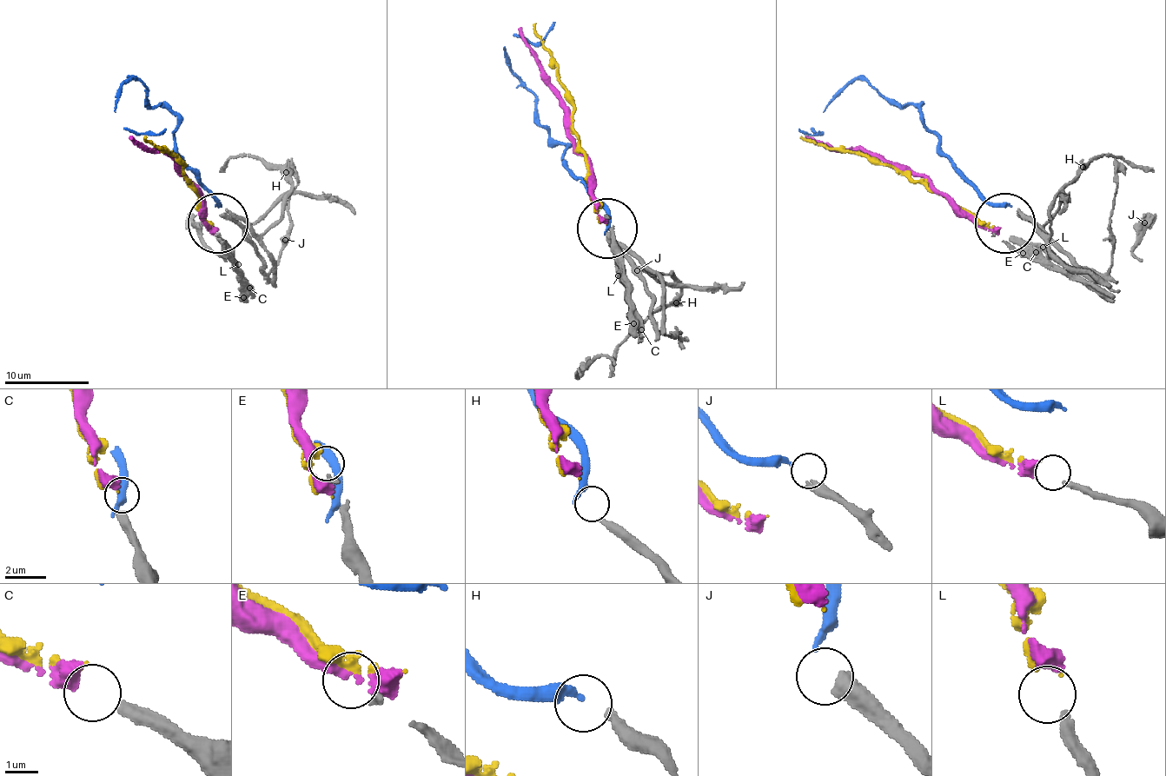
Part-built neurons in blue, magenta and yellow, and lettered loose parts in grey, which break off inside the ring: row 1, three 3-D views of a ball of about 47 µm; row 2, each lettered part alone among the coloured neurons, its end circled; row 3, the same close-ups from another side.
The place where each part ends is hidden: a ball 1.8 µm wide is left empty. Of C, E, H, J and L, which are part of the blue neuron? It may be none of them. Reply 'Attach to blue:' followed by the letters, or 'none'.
Attach to blue: J

